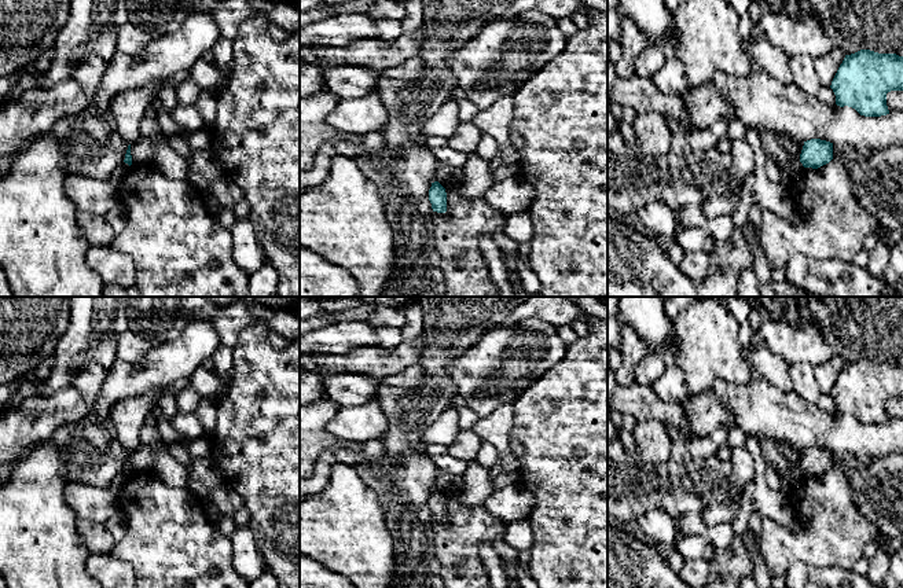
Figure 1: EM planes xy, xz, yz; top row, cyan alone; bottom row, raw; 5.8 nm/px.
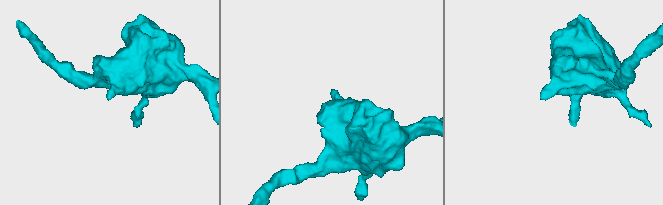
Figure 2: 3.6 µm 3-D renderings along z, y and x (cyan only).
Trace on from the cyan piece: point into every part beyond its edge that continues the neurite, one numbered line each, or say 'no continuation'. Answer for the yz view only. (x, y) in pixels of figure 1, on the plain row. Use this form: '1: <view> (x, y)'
no continuation

